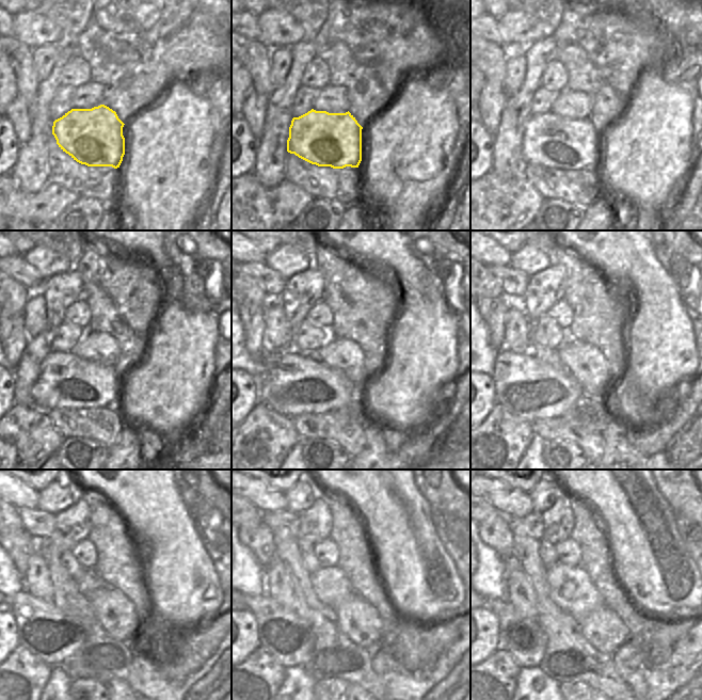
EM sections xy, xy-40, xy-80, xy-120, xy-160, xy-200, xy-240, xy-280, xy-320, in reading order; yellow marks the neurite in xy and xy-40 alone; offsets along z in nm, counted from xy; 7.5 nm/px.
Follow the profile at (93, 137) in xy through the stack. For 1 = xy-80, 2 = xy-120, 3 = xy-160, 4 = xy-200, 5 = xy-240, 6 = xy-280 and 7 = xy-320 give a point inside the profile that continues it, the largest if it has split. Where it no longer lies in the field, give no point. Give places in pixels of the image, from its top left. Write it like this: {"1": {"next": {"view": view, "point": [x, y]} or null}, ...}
{"1": {"next": {"view": "xy-80", "point": [552, 141]}}, "2": {"next": {"view": "xy-120", "point": [65, 380]}}, "3": {"next": {"view": "xy-160", "point": [298, 384]}}, "4": {"next": {"view": "xy-200", "point": [528, 388]}}, "5": {"next": {"view": "xy-240", "point": [43, 630]}}, "6": {"next": {"view": "xy-280", "point": [289, 639]}}, "7": {"next": {"view": "xy-320", "point": [523, 637]}}}

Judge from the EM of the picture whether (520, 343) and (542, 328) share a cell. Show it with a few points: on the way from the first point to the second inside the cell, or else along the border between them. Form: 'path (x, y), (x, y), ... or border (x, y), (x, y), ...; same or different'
border (532, 322), (532, 333), (529, 340); different

